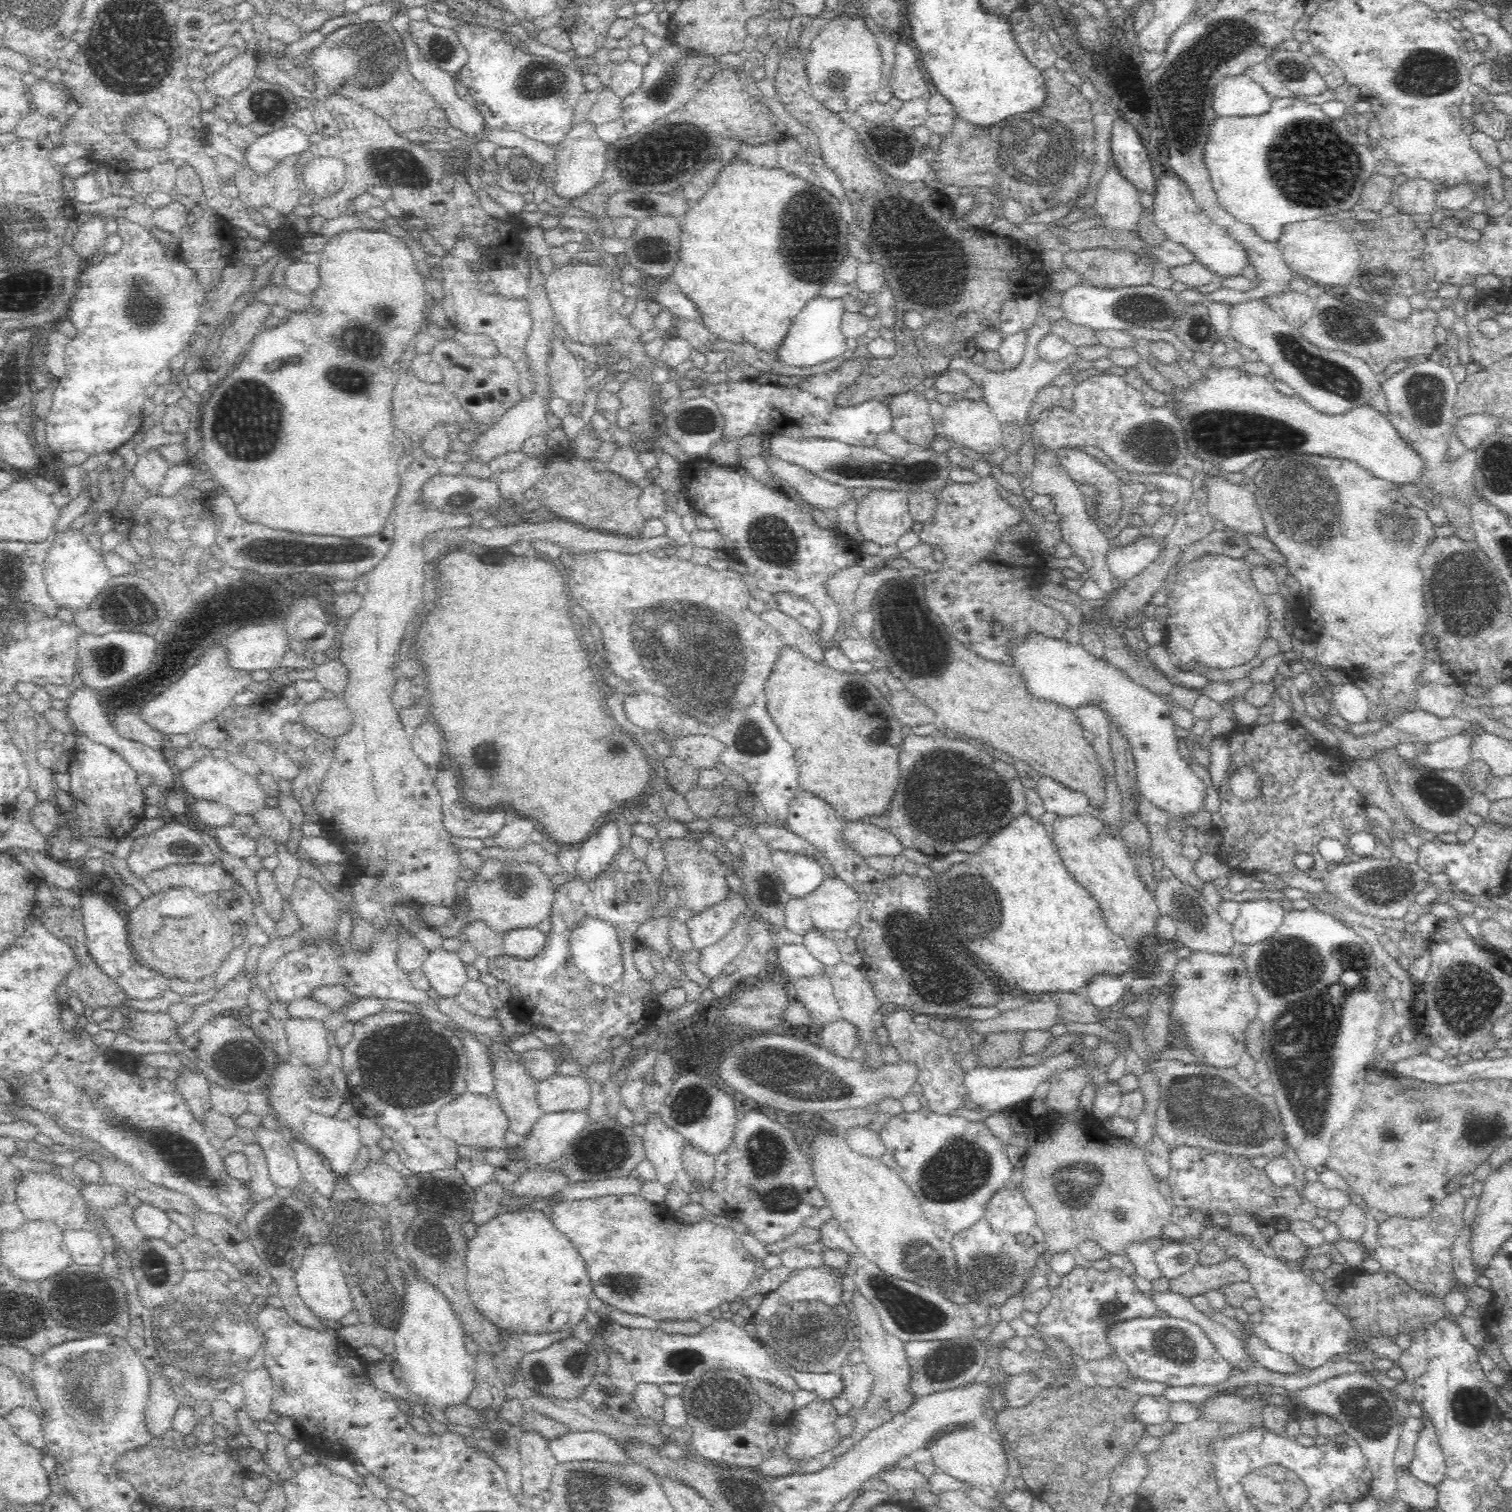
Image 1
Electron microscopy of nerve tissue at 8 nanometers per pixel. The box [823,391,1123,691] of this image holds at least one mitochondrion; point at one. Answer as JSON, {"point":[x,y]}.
{"point":[880,471]}

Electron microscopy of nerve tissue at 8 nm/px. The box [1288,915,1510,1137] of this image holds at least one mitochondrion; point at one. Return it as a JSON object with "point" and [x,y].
{"point":[1470,994]}

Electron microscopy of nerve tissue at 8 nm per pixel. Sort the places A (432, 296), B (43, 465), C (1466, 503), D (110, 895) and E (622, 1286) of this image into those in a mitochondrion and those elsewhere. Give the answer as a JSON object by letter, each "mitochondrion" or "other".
{"A":"other","B":"other","C":"other","D":"other","E":"mitochondrion"}

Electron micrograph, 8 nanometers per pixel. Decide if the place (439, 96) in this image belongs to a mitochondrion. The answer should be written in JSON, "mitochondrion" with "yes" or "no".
{"mitochondrion":"no"}

